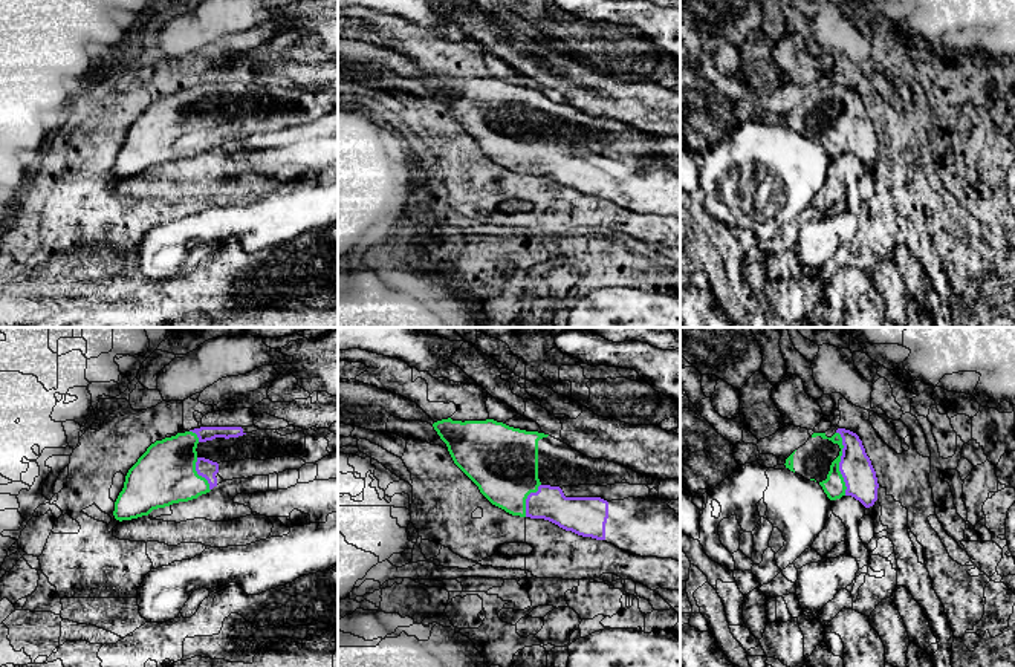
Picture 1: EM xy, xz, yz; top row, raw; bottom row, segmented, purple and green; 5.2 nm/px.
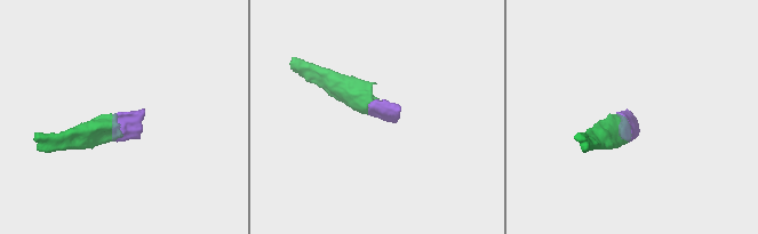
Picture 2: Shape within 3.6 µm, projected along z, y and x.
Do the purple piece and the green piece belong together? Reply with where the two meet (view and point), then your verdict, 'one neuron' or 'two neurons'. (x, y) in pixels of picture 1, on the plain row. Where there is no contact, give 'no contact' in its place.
yz (839, 121) | one neuron

